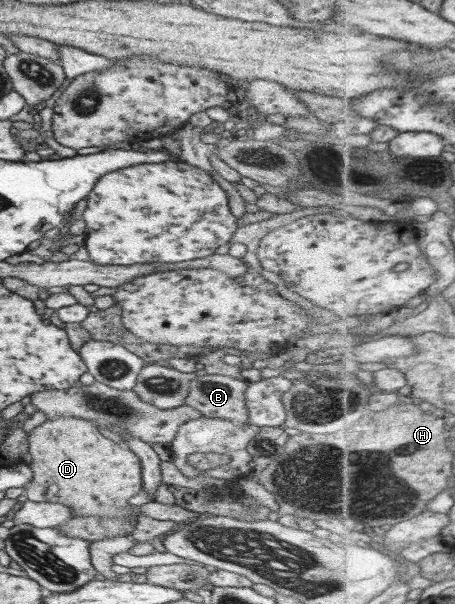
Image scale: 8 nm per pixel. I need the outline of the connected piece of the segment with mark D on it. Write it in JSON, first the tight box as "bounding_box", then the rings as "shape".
{"bounding_box":[23,416,141,518],"shape":[[[58,416],[31,429],[27,436],[31,481],[23,489],[27,501],[63,504],[71,508],[71,518],[134,516],[127,500],[141,489],[140,460],[122,444],[103,437],[98,427],[90,420]]]}

